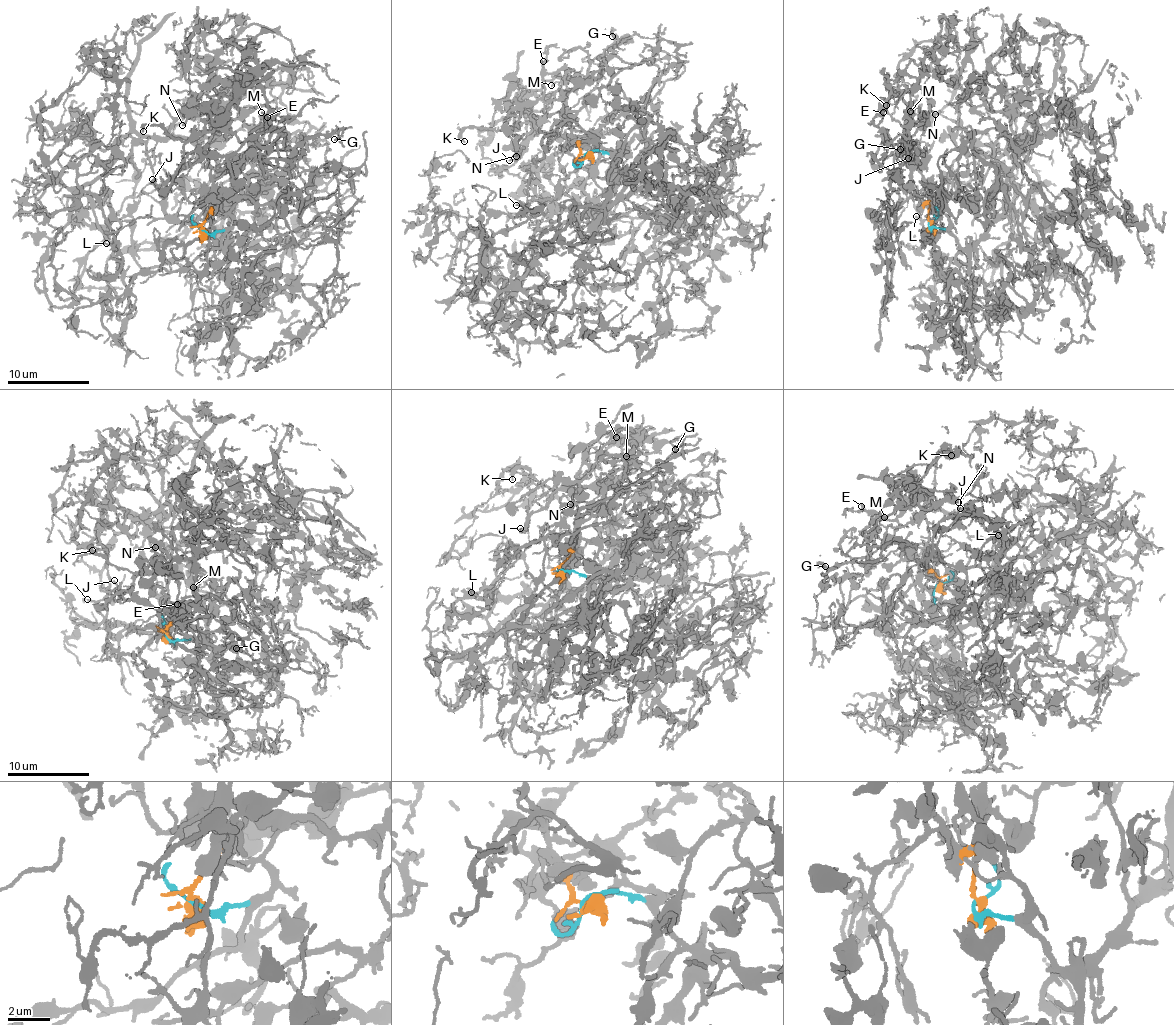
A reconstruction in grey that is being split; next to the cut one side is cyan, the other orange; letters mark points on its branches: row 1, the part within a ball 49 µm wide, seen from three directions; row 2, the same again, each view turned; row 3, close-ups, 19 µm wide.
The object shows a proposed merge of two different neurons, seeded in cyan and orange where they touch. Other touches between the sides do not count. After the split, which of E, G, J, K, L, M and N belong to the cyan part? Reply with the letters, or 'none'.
L

